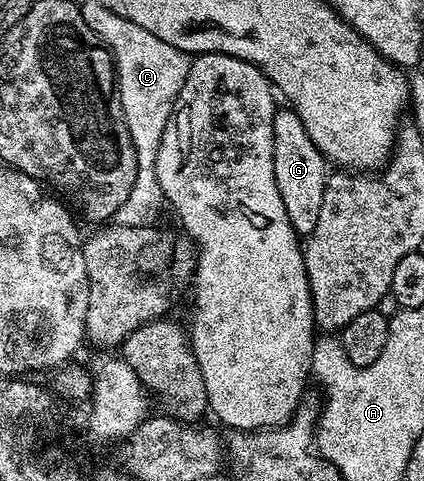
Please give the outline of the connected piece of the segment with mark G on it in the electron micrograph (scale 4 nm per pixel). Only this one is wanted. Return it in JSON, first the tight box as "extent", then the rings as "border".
{"extent":[273,106,327,238],"border":[[[288,106],[278,107],[273,114],[273,161],[275,162],[275,186],[279,186],[279,198],[283,200],[283,210],[287,212],[287,222],[297,231],[298,237],[308,238],[315,230],[319,218],[319,209],[323,206],[323,190],[327,179],[327,161],[325,156],[311,142],[299,114]]]}

